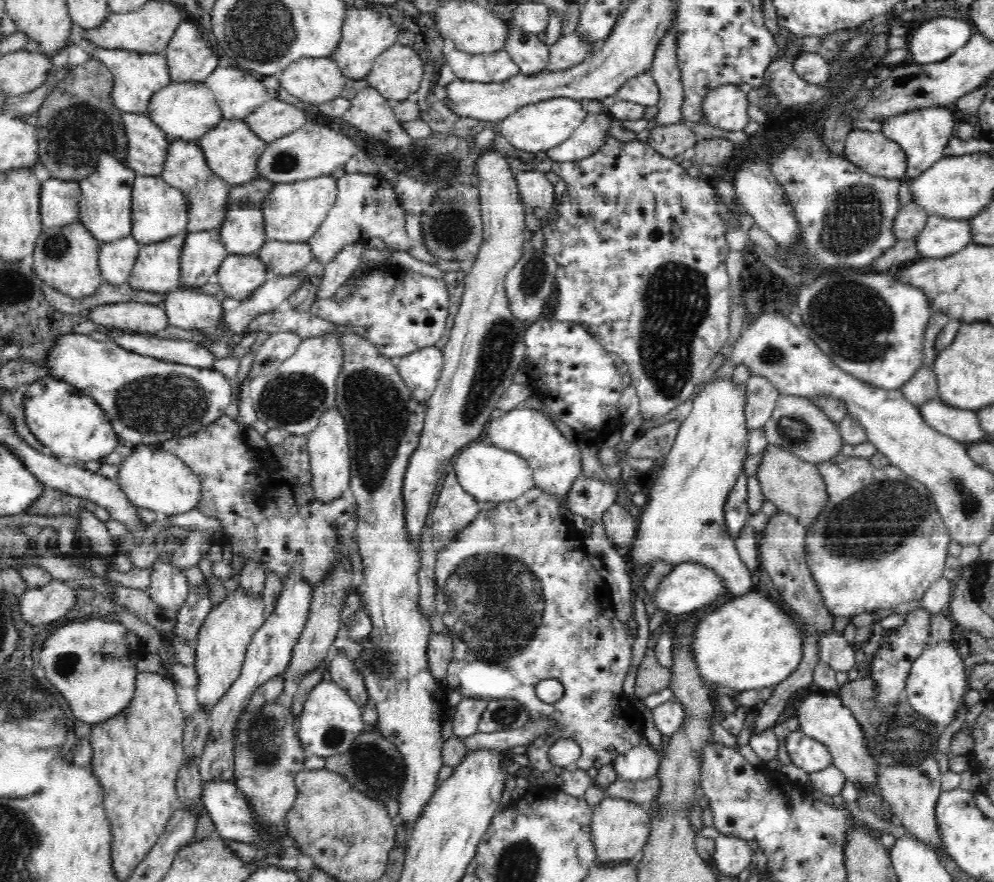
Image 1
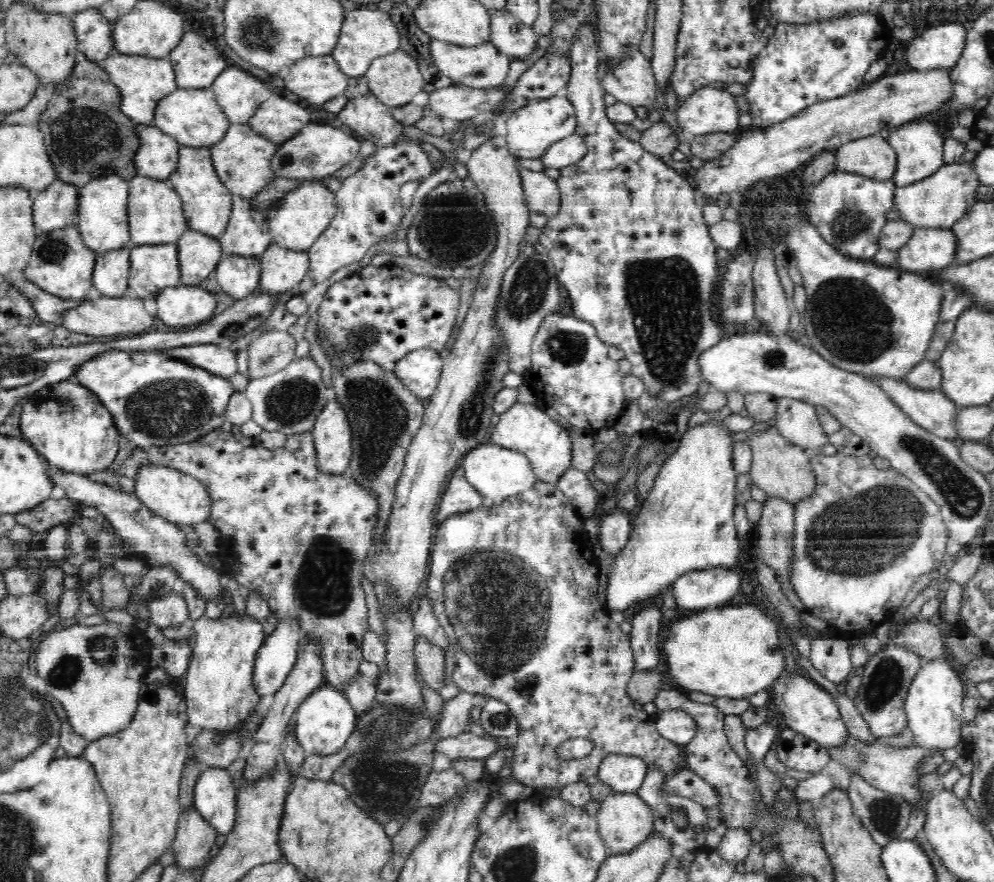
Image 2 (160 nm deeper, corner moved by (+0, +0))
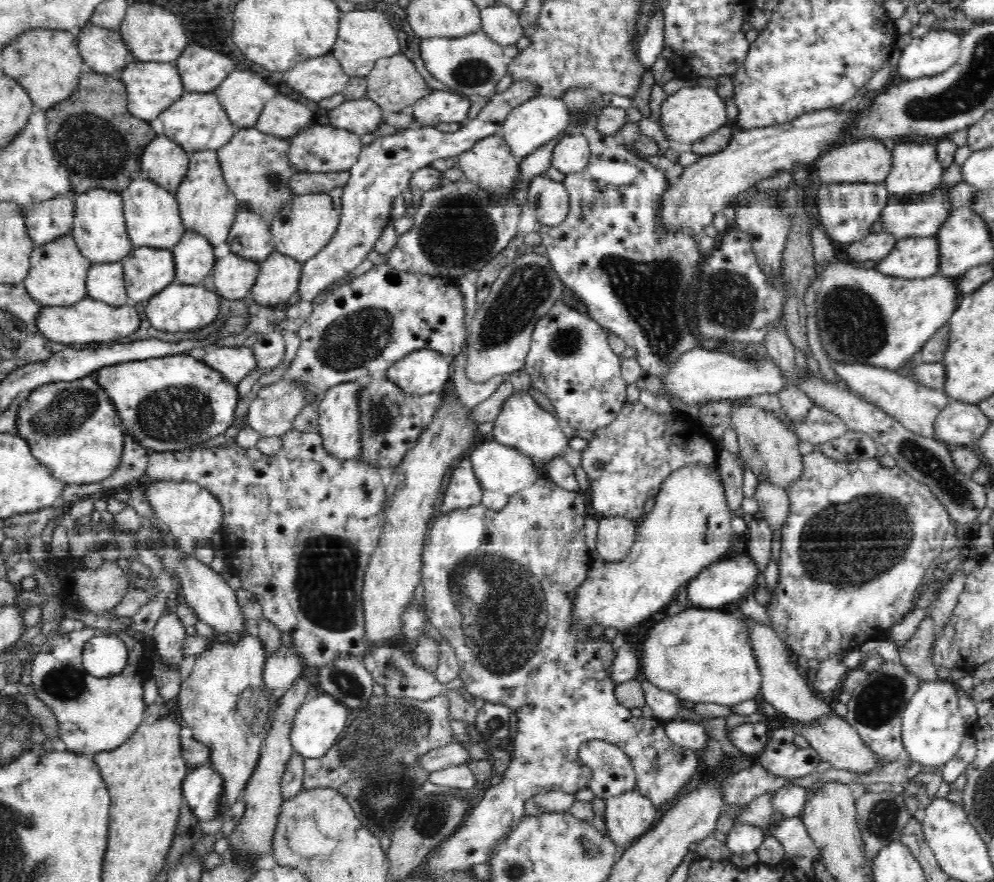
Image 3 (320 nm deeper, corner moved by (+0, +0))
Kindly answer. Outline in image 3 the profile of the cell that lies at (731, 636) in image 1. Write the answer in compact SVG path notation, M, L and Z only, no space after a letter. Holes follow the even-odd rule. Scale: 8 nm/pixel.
M692 608L658 622L641 642L639 665L640 674L644 679L660 690L676 694L680 698L679 703L715 702L733 706L756 698L761 690L762 677L758 659L754 654L754 646L750 642L750 626L746 632L746 626L738 620L738 616L718 612L718 609Z

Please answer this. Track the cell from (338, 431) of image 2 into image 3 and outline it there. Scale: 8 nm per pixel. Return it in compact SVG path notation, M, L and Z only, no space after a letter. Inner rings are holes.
M347 382L330 387L326 390L324 398L320 400L320 404L318 404L318 429L323 448L335 460L353 461L359 456L360 417L357 408L357 392L361 386L355 382Z

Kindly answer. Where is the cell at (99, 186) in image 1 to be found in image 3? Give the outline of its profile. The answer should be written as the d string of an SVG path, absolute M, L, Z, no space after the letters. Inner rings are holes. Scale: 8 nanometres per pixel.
M93 188L84 193L74 194L74 201L74 222L71 234L77 243L78 250L90 259L91 264L118 262L132 250L134 246L127 234L120 192Z

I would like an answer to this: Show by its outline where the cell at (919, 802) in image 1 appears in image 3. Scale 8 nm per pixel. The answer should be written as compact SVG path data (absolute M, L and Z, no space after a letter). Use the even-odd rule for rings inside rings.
M836 714L824 718L820 724L814 724L814 726L794 725L793 729L812 745L822 761L830 762L833 768L852 770L852 772L870 772L872 768L878 768L880 755L872 747L866 746L858 731Z

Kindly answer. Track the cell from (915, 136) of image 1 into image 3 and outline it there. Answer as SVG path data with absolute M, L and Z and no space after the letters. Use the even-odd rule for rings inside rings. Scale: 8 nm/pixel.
M896 144L896 148L893 148L891 152L893 165L884 180L890 196L919 195L924 191L932 191L938 186L945 168L936 158L935 146L930 146L930 144Z

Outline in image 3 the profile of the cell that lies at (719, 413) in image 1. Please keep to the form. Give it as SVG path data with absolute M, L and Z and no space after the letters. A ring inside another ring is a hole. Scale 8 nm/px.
M692 461L678 467L666 476L666 480L659 487L654 510L640 522L637 528L634 544L626 558L617 562L607 562L598 558L591 564L585 582L578 588L576 594L576 608L574 615L576 627L585 627L586 623L593 623L595 628L616 628L618 632L625 632L627 628L638 626L640 620L658 612L658 608L670 604L680 590L691 578L701 574L708 566L726 558L734 535L731 510L726 504L725 492L720 482L716 465L706 465Z

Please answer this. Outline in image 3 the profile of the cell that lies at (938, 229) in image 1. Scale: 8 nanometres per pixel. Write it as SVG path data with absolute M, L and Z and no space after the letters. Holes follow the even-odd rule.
M936 235L926 238L902 238L886 258L877 262L877 270L898 278L926 278L939 274L940 239Z

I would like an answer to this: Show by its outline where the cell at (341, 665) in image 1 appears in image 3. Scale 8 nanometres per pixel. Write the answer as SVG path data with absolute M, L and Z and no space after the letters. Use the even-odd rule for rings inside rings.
M292 429L284 434L283 447L274 455L262 454L257 446L254 448L240 448L237 444L230 448L222 448L222 445L210 450L190 450L184 448L184 452L163 451L152 452L148 458L146 474L152 478L179 479L197 482L207 488L222 505L222 534L221 552L226 554L228 563L236 570L241 580L241 587L250 590L256 596L257 601L263 608L263 618L273 622L281 632L288 632L293 638L293 648L301 655L303 664L313 670L320 669L332 664L341 656L354 656L358 659L367 654L368 644L365 642L365 613L363 610L363 582L365 573L371 559L371 554L378 546L379 535L382 534L383 524L386 522L386 487L382 472L370 465L362 464L358 458L353 461L335 460L323 448L322 438L319 433L298 432Z

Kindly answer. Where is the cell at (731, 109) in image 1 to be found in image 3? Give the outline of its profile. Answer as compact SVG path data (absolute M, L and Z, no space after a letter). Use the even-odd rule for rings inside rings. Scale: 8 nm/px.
M696 86L680 88L670 94L660 106L660 126L666 138L680 143L693 143L724 126L728 121L726 109L718 92L712 88Z

